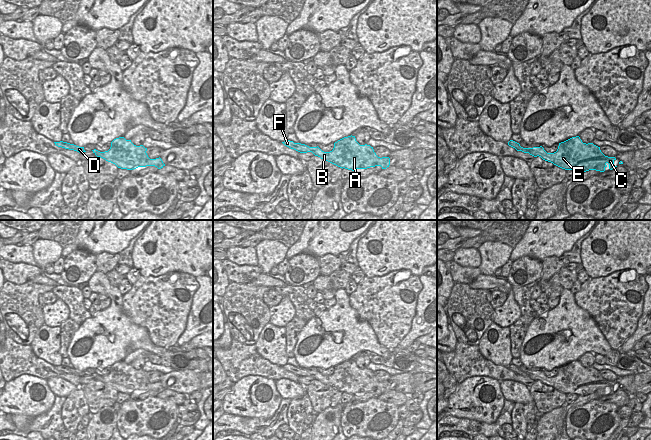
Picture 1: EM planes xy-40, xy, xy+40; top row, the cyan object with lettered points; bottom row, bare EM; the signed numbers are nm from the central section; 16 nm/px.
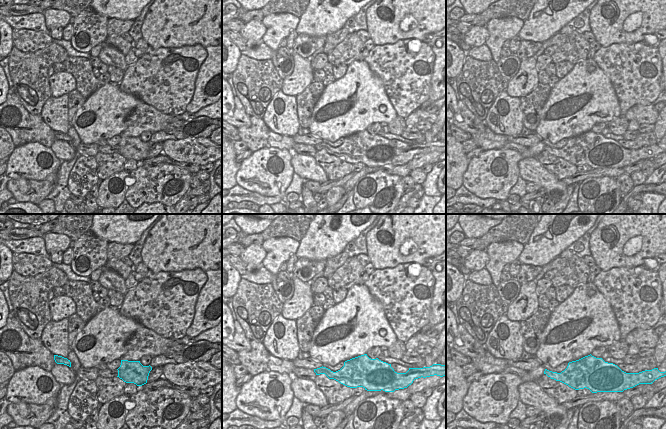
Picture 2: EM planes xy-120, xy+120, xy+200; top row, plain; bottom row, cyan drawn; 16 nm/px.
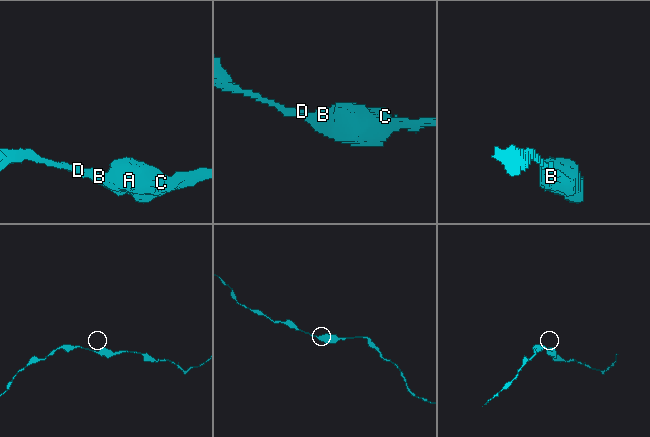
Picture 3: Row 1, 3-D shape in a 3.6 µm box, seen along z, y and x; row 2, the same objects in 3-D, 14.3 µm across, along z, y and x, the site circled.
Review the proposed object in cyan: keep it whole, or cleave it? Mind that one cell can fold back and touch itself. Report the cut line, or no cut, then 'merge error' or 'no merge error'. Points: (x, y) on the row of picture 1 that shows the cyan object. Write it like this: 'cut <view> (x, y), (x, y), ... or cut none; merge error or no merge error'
cut none; no merge error

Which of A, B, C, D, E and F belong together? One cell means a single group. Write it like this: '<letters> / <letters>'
A B C D E F

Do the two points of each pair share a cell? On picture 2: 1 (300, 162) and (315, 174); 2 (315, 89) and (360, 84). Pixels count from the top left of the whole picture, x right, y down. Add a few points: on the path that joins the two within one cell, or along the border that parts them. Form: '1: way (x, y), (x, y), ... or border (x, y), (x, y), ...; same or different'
1: way (304, 165), (311, 170); same
2: border (325, 86), (312, 109); different

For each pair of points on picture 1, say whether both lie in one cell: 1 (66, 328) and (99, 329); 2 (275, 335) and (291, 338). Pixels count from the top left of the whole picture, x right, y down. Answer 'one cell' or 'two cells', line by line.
1: two cells
2: two cells

